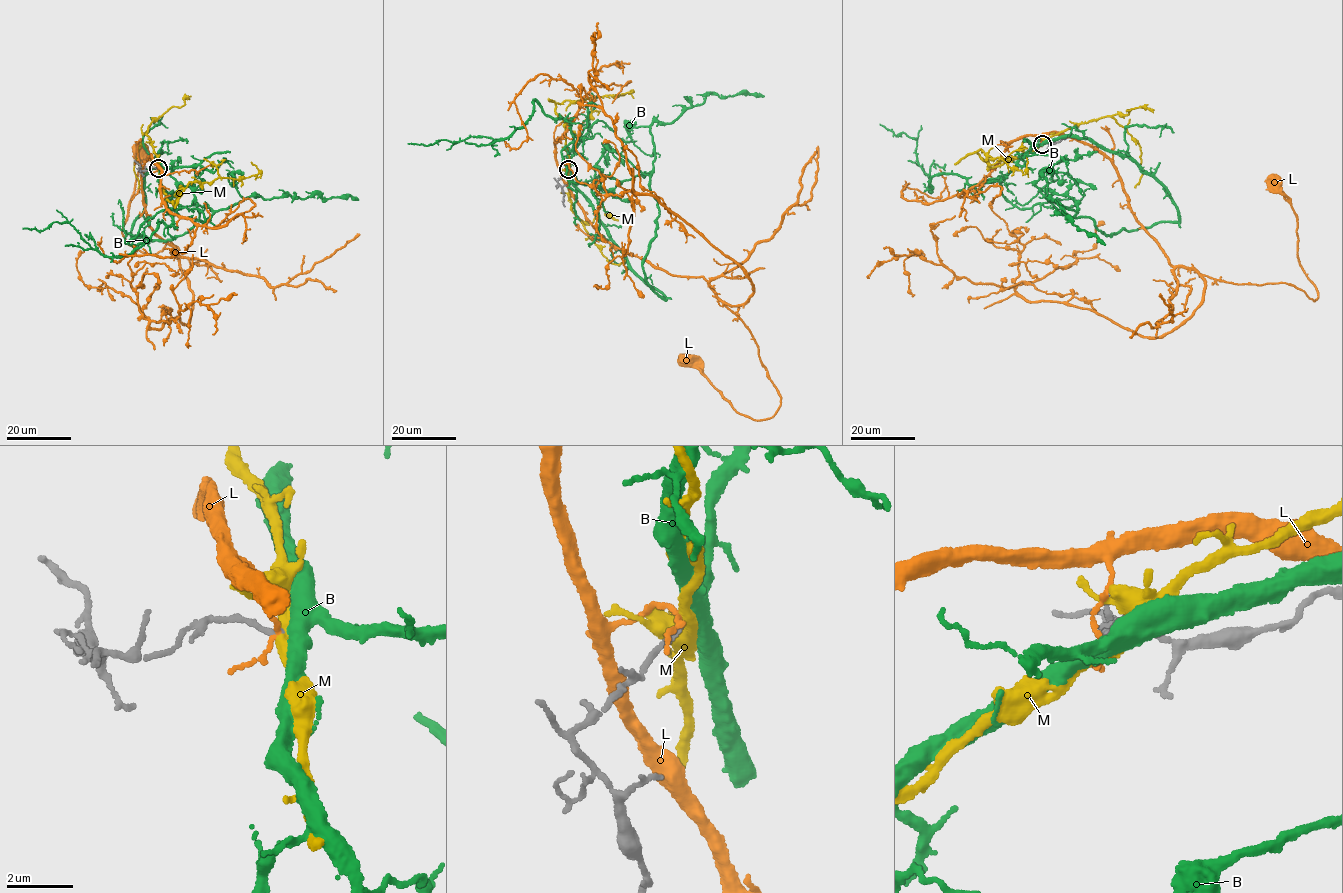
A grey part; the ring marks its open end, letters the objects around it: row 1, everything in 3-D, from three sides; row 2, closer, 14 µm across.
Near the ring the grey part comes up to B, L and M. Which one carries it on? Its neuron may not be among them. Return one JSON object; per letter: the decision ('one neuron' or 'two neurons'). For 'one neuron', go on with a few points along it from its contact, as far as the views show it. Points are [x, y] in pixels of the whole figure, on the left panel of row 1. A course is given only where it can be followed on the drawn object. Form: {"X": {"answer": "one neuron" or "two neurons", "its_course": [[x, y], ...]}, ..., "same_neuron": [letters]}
{"B": {"answer": "one neuron", "its_course": [[159, 168], [160, 150], [143, 179], [145, 207], [134, 220], [133, 239], [169, 240], [250, 196], [358, 199]]}, "L": {"answer": "two neurons"}, "M": {"answer": "two neurons"}, "same_neuron": ["B"]}

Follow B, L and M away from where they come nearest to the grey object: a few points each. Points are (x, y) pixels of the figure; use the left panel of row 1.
B: (159, 168), (160, 150), (143, 179), (145, 207), (134, 220), (133, 239), (169, 240), (250, 196), (358, 199)
L: (158, 168), (151, 156), (143, 162), (145, 213), (177, 253), (171, 239), (143, 253), (122, 232), (138, 151)
M: (158, 168), (161, 188), (172, 202), (178, 191), (189, 182), (260, 177), (259, 170), (251, 162)

